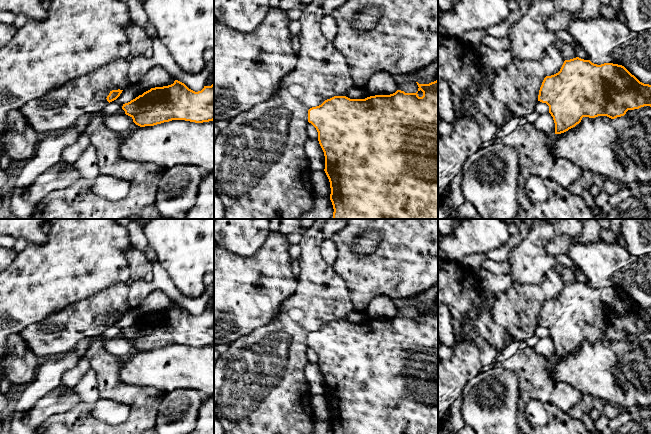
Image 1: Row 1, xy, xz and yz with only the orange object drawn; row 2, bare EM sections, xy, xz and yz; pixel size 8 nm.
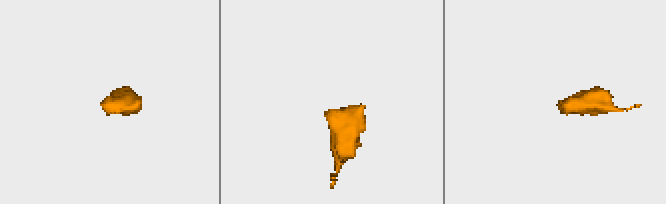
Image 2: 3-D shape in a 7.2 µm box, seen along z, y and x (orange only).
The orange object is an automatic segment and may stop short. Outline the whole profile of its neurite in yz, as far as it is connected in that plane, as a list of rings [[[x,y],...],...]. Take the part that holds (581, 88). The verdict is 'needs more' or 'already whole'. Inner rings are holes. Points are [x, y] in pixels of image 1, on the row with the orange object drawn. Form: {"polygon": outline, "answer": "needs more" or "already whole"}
{"polygon": [[[576,57],[565,60],[558,73],[544,78],[538,101],[549,106],[555,134],[561,134],[579,124],[583,117],[607,116],[615,119],[624,116],[628,110],[651,107],[651,85],[640,82],[622,65],[597,65]]], "answer": "already whole"}

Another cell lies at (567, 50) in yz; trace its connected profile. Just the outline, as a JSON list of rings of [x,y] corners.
[[[556,39],[540,61],[514,58],[493,76],[491,91],[510,116],[526,117],[535,110],[539,90],[546,76],[558,73],[565,60],[576,58],[577,43],[567,44]]]

